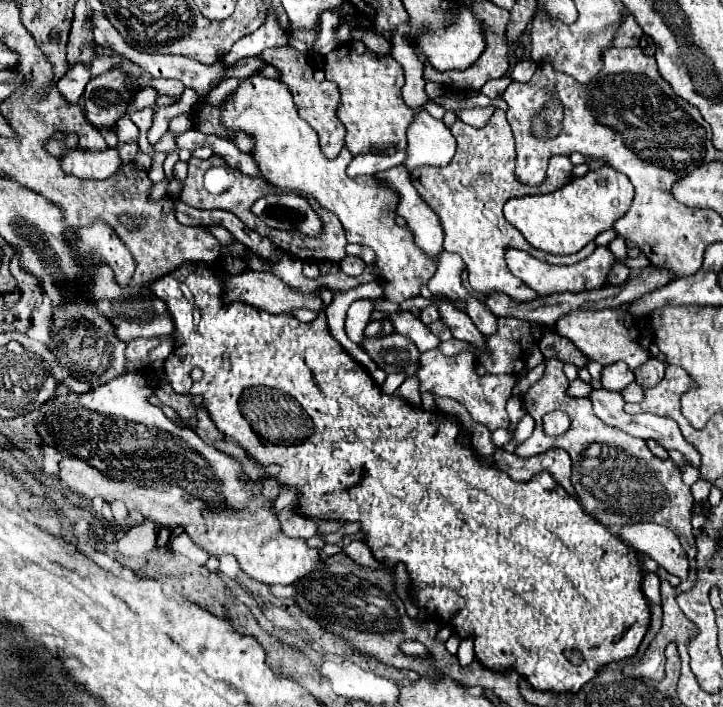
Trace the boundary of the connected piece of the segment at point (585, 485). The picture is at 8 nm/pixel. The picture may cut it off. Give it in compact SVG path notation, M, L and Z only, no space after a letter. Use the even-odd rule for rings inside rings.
M557 359L545 361L543 377L533 383L523 395L525 411L535 419L533 435L519 443L515 449L517 457L541 455L549 449L563 449L573 459L573 487L577 489L583 509L607 529L615 531L631 521L653 521L663 523L675 535L679 535L681 545L687 553L689 565L695 561L695 535L691 527L693 513L693 495L691 489L681 481L679 469L671 459L663 461L653 457L643 439L635 439L615 427L605 425L591 409L589 399L577 399L565 395L569 379L563 373L563 363ZM549 411L563 411L569 415L571 425L567 433L559 437L549 437L543 433L541 419Z

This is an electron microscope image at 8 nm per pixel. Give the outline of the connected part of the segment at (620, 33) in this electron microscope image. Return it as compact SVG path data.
M627 15L627 19L623 21L623 25L621 25L621 27L617 29L617 33L615 33L613 45L615 45L615 47L637 47L641 35L643 35L643 31L641 31L641 27L637 25L635 17L633 17L633 15Z

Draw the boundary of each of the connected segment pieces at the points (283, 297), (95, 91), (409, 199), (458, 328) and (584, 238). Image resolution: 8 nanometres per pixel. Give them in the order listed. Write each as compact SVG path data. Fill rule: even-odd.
M245 271L241 275L225 275L225 303L233 303L233 301L241 301L241 303L247 303L251 307L257 307L261 311L267 311L271 315L281 315L281 313L287 313L291 309L299 309L299 307L307 307L311 311L321 311L323 307L323 301L319 297L319 293L309 293L309 295L303 295L299 291L293 291L291 287L287 287L279 277L271 275L271 273L265 273L265 271Z
M111 69L93 77L83 93L83 111L87 121L97 129L109 129L127 113L135 93L137 87L129 85L129 75L121 69Z
M393 167L383 173L377 173L381 181L389 181L389 187L399 193L399 205L397 213L405 217L407 227L413 231L417 245L429 255L439 257L443 251L443 229L437 219L437 215L429 209L429 205L415 193L415 187L411 185L411 177L405 167Z
M445 301L437 303L437 307L441 313L441 319L449 325L455 339L469 341L473 347L485 349L485 335L473 325L473 321L463 311L455 309L451 303L445 303Z
M599 167L589 171L585 177L575 177L565 187L549 195L509 199L503 207L503 215L535 249L555 255L569 255L581 251L599 233L611 229L613 223L629 209L633 195L635 189L623 173L609 167Z

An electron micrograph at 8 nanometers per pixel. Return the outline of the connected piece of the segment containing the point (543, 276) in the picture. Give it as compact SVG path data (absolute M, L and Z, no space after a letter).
M597 247L593 255L589 255L587 259L583 259L579 263L573 263L573 265L551 265L551 263L539 261L539 259L531 257L529 253L519 251L519 249L509 249L505 253L505 259L507 259L509 271L515 277L519 277L525 285L535 289L541 297L553 295L553 293L565 293L565 291L579 293L579 291L587 291L587 289L599 289L607 283L607 275L613 269L613 265L617 263L617 259L609 251L609 247Z

